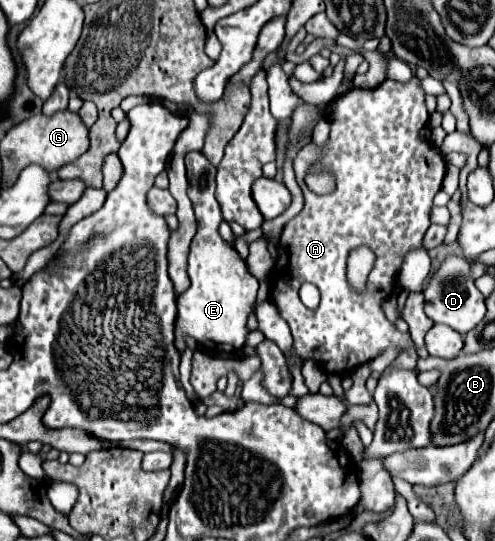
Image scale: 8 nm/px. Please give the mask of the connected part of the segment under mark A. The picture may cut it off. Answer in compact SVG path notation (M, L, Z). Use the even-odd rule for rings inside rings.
M413 76L409 82L385 80L381 86L373 90L353 88L347 94L339 96L329 104L331 110L331 134L325 144L325 168L335 176L335 190L319 196L311 192L305 184L307 170L323 160L323 150L315 144L305 146L295 158L295 176L297 184L303 190L305 206L303 210L285 224L281 240L279 240L279 256L275 262L275 270L279 272L279 280L275 282L275 292L271 300L279 308L279 314L287 320L293 334L293 348L301 360L317 360L329 374L349 374L359 364L375 360L389 346L405 352L413 346L409 334L399 332L383 314L381 302L391 296L395 288L395 276L401 270L405 252L413 248L421 248L421 240L431 224L429 212L433 196L441 190L441 182L445 176L445 162L441 152L419 136L419 130L427 126L429 112L425 108L425 92L421 88L421 80ZM357 246L369 246L377 262L373 272L367 278L367 290L363 294L355 294L345 278L347 256L349 250ZM303 282L311 282L321 292L321 304L315 310L303 306L297 296L297 290Z

